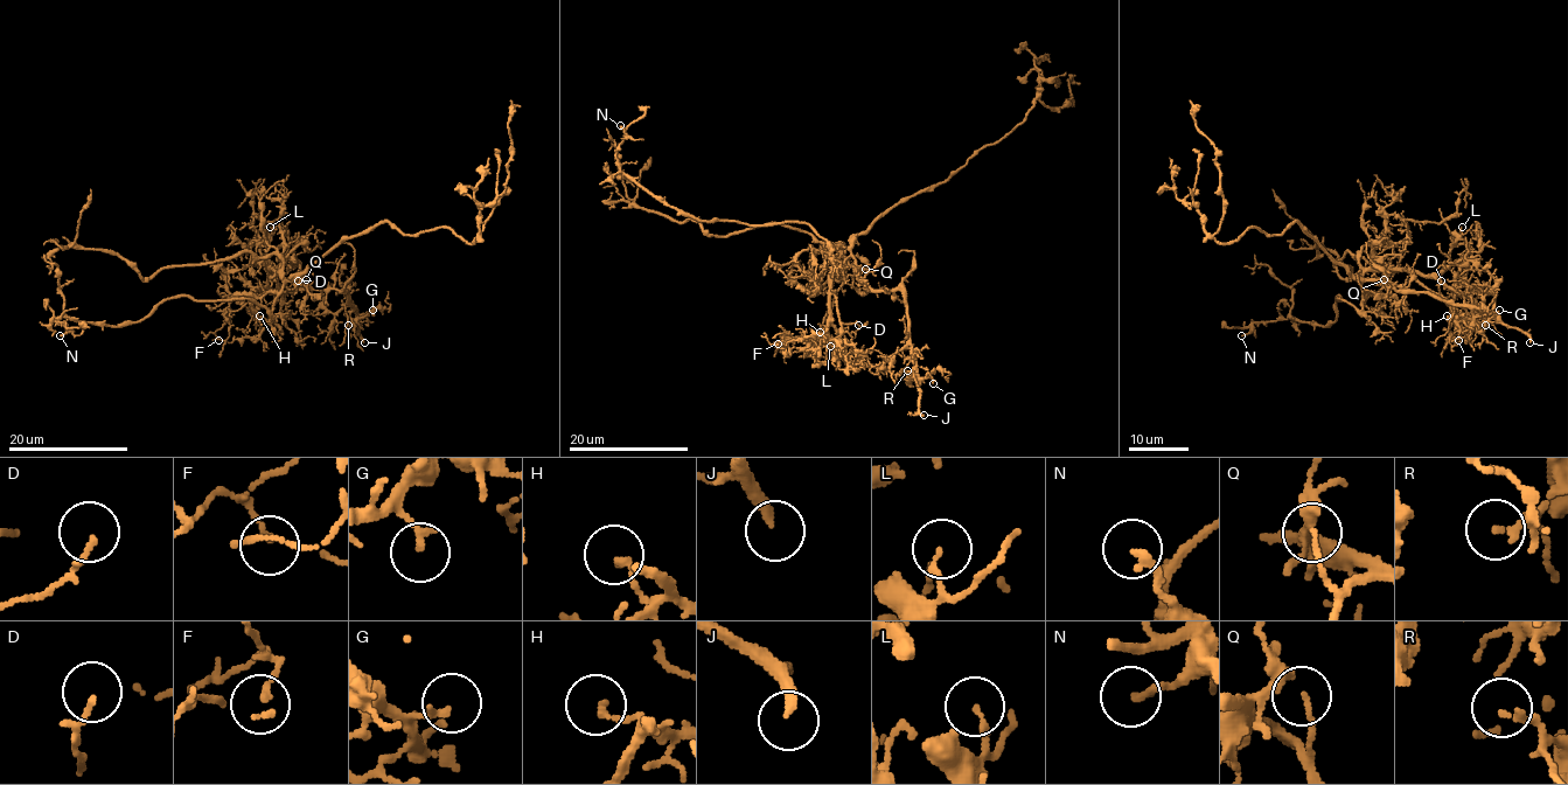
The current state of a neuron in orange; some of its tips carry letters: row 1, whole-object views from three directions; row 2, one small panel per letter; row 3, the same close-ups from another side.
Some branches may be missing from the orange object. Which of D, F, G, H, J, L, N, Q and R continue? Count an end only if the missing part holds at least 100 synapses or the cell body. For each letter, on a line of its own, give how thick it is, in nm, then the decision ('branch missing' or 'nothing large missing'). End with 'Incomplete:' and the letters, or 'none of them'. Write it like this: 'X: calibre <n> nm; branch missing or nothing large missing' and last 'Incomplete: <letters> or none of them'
D: calibre 80 nm; nothing large missing
F: calibre 100 nm; nothing large missing
G: calibre 170 nm; nothing large missing
H: calibre 160 nm; nothing large missing
J: calibre 260 nm; branch missing
L: calibre 140 nm; nothing large missing
N: calibre 200 nm; nothing large missing
Q: calibre 100 nm; nothing large missing
R: calibre 150 nm; nothing large missing
Incomplete: J

